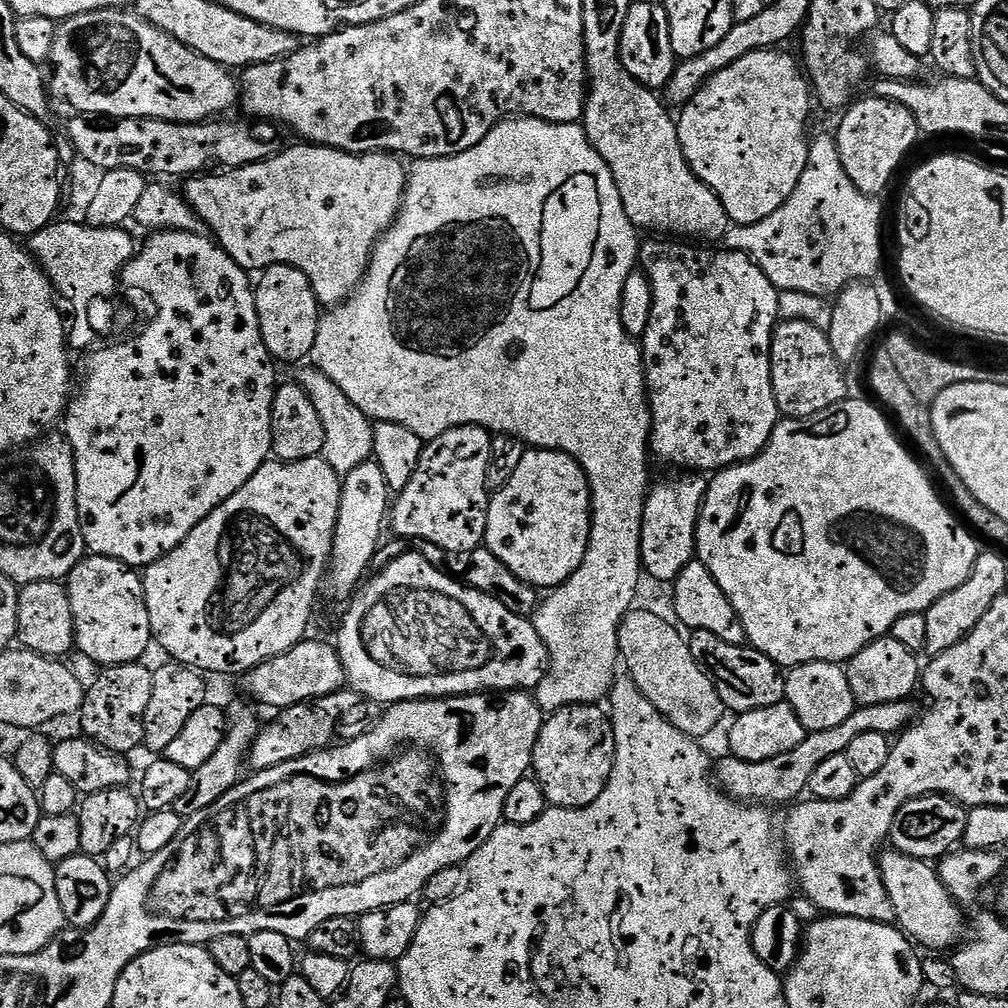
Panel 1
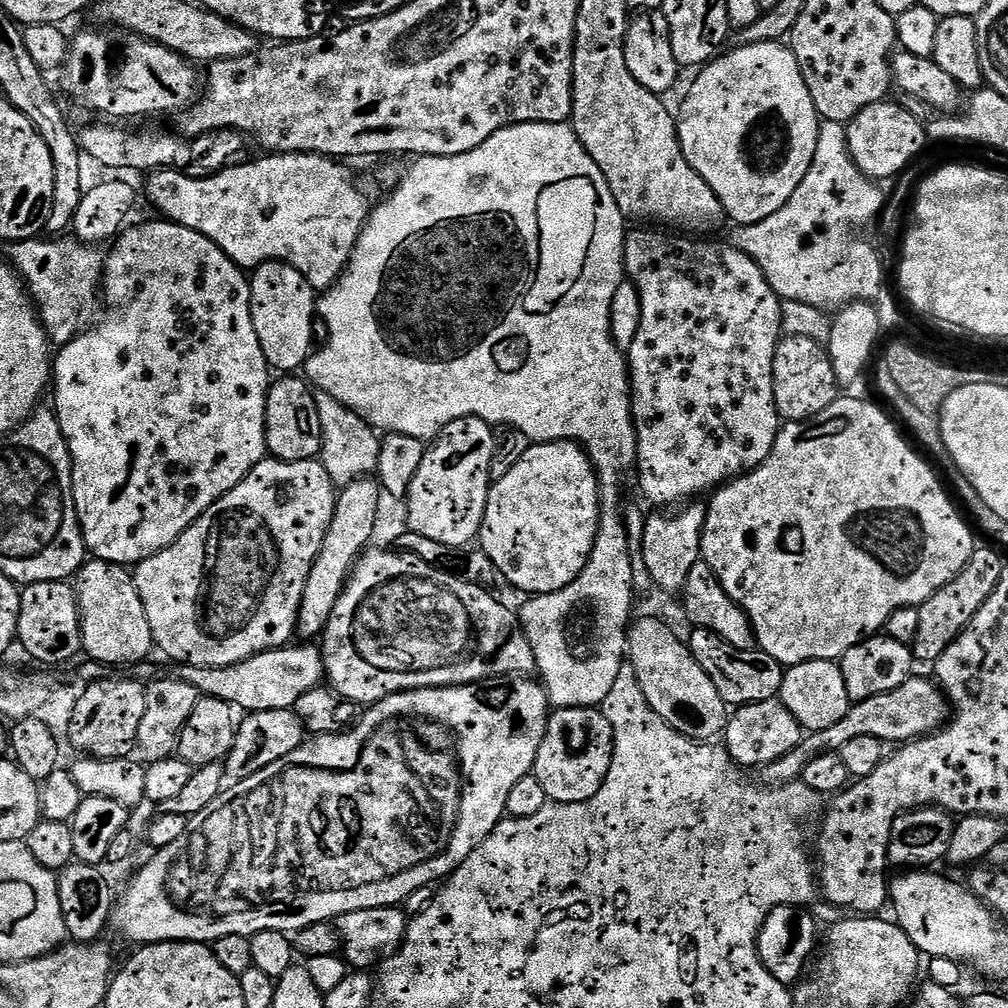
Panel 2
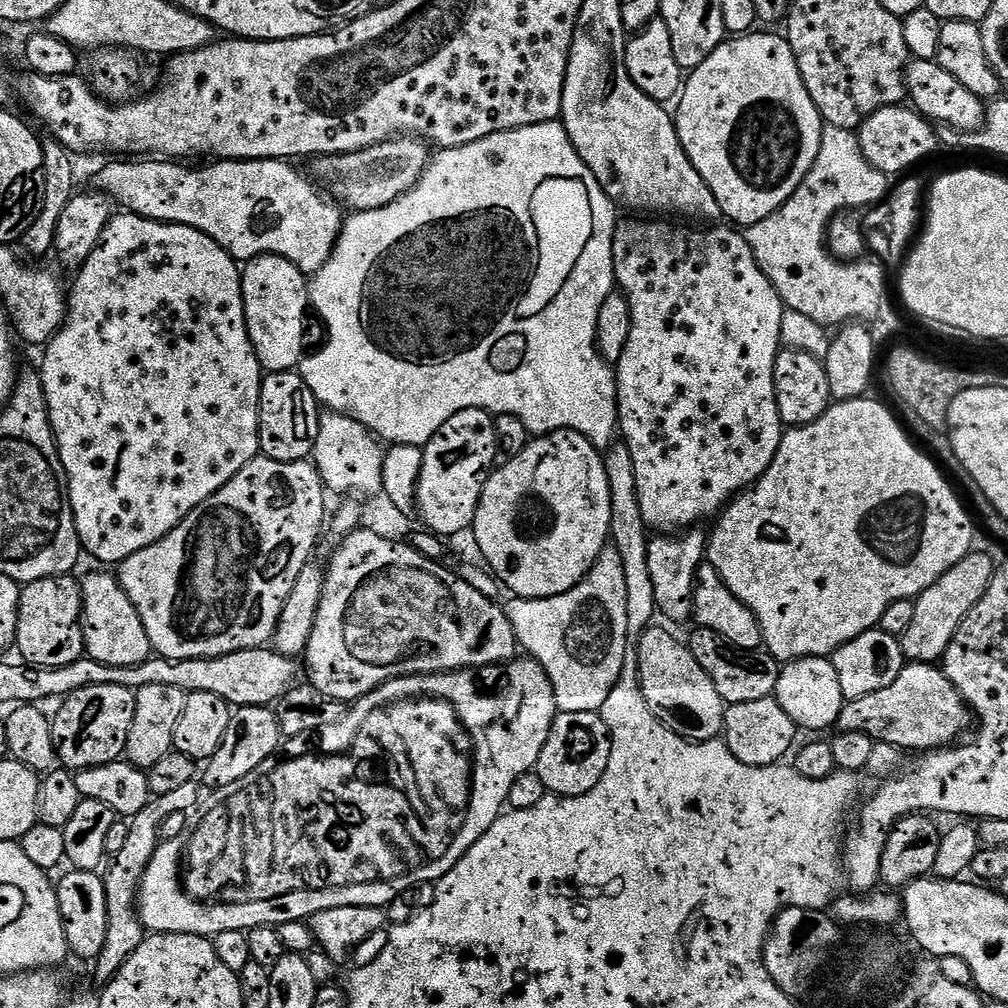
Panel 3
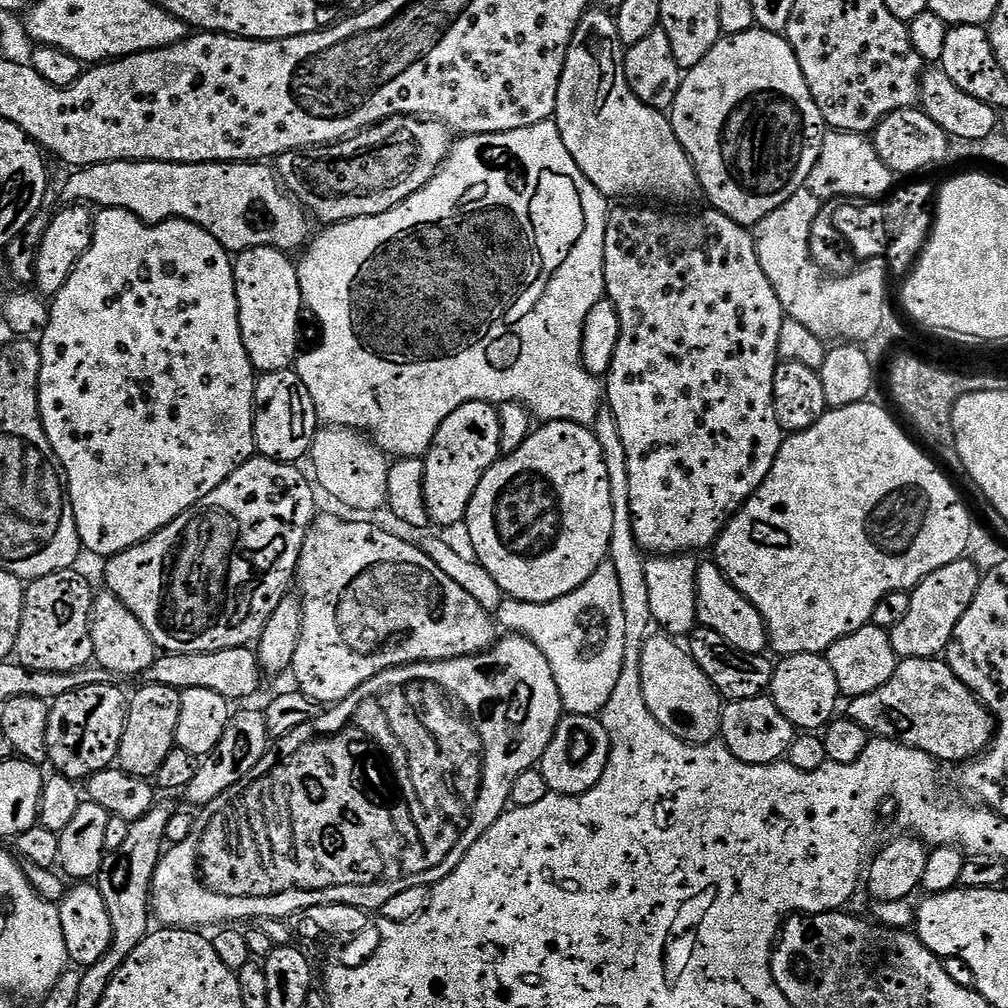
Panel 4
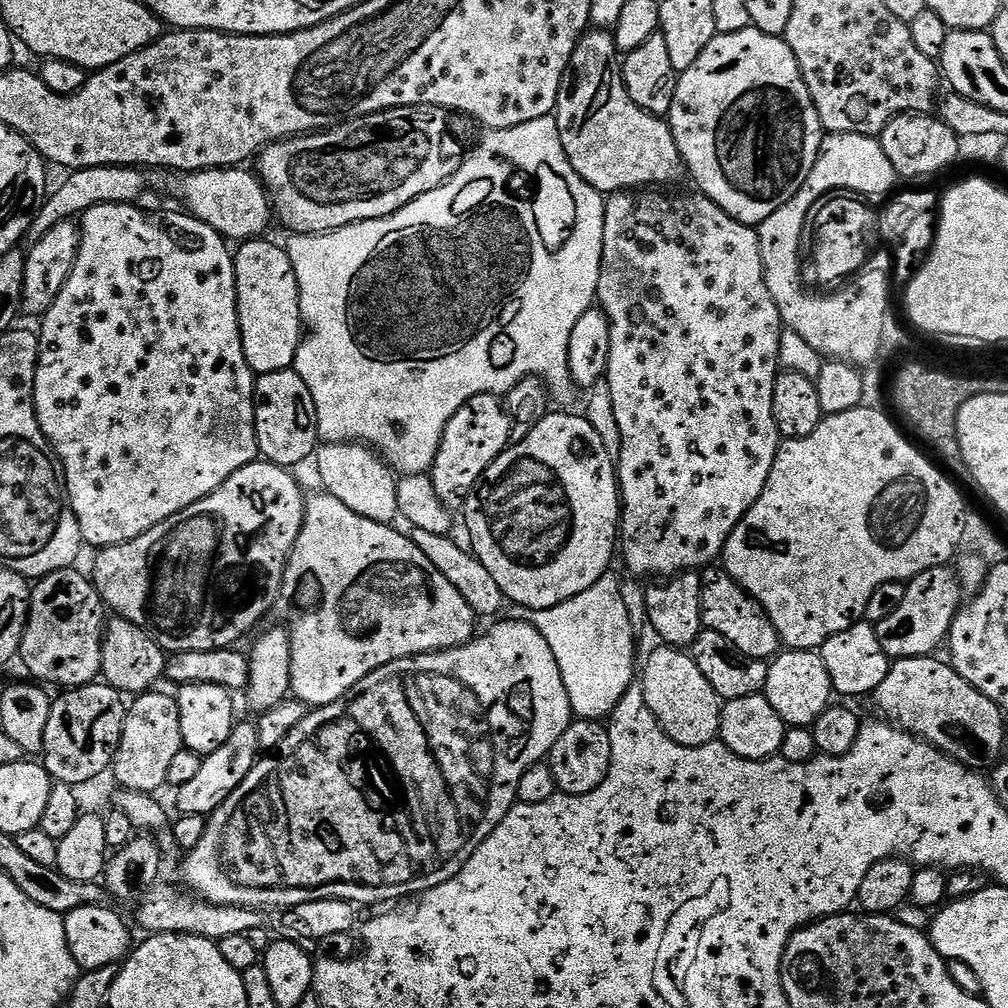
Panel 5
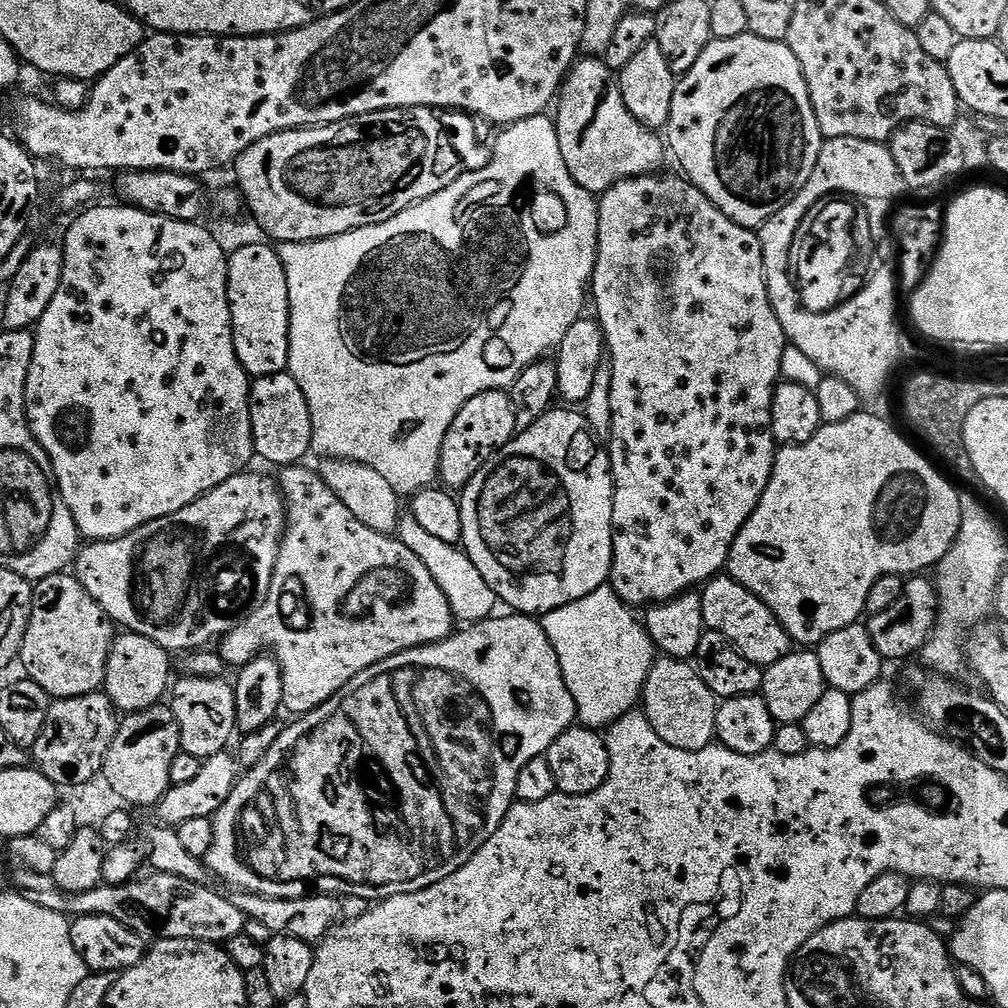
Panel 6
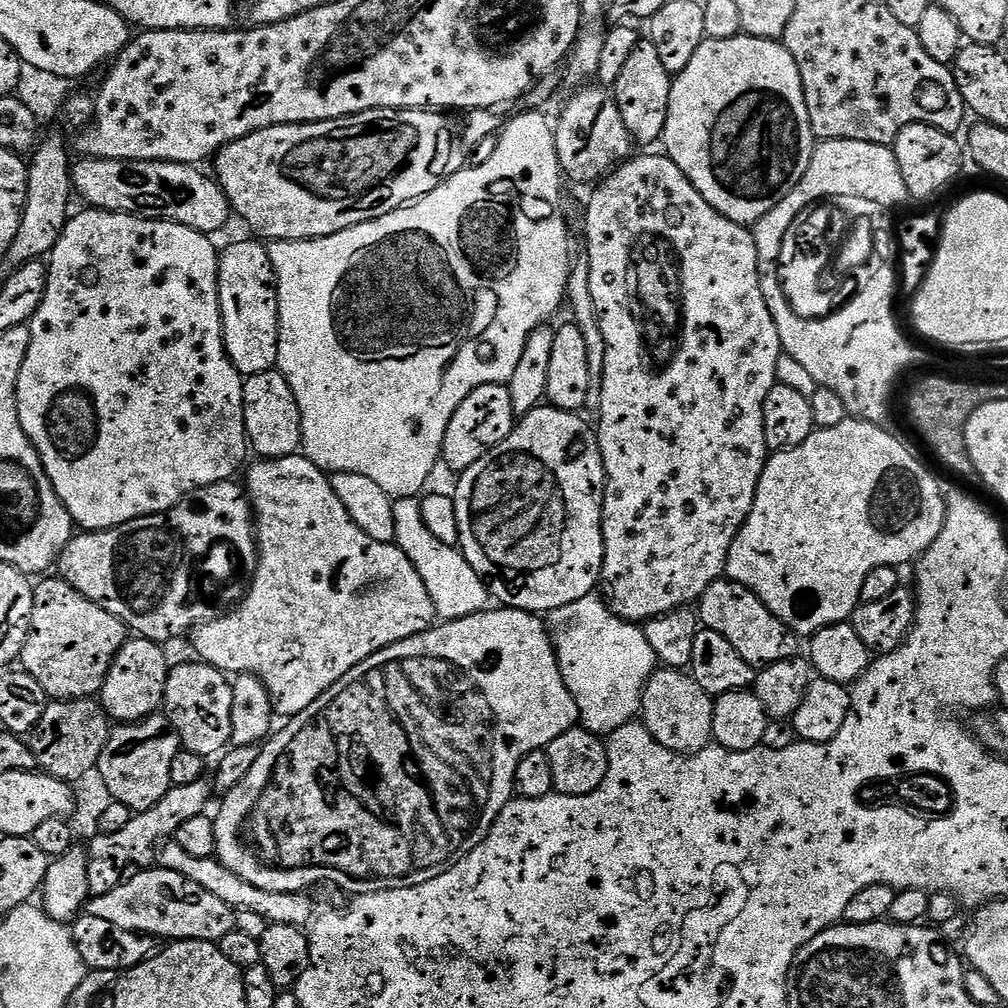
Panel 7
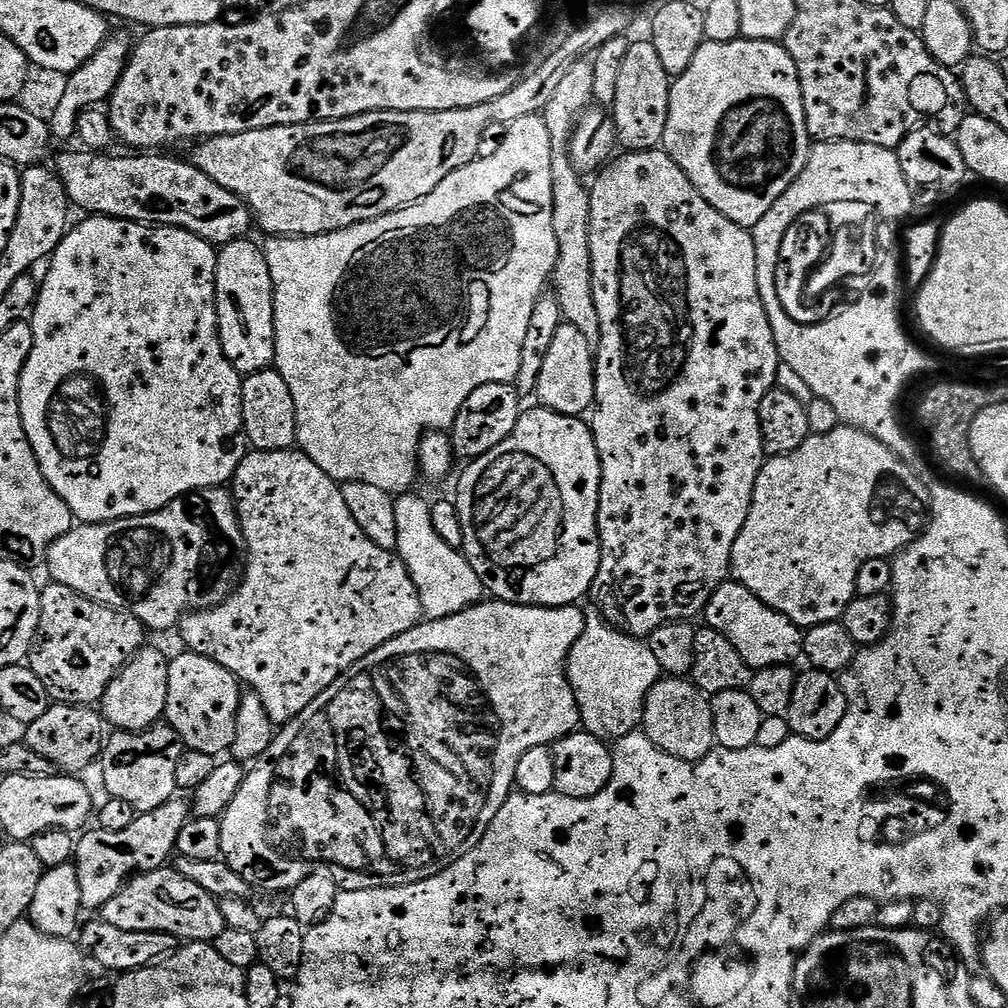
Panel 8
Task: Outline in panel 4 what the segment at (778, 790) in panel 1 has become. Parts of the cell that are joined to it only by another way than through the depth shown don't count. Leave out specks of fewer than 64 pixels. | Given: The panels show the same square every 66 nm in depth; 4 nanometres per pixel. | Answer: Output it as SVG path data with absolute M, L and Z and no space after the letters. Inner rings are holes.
M944 658L900 660L886 686L878 686L870 694L853 696L847 703L847 719L867 728L873 737L898 740L930 754L937 762L949 760L955 766L984 755L996 735L996 717L954 674Z

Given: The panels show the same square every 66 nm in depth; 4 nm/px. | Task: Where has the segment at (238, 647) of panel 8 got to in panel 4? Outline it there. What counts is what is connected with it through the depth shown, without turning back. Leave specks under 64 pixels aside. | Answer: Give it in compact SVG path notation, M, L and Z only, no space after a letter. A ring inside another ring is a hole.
M317 515L312 521L312 529L308 531L308 538L302 548L300 561L296 567L295 583L300 584L298 589L304 605L304 630L300 634L298 650L294 654L294 662L290 669L291 675L296 675L295 687L299 691L305 692L311 700L315 700L321 706L331 706L339 700L345 700L354 690L358 690L370 678L382 674L391 668L400 668L404 664L425 664L426 662L438 662L439 660L453 660L463 656L479 656L480 653L488 651L498 639L498 625L493 617L454 582L454 578L449 578L424 551L416 547L411 539L403 540L400 536L395 536L392 532L387 532L384 528L379 528L376 524L367 524L367 519L352 518L356 520L339 520L336 516Z

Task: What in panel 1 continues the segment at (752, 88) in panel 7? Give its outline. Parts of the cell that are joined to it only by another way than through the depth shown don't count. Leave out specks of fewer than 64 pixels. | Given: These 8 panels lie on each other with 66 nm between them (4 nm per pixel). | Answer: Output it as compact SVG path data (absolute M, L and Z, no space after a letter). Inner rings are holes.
M769 50L746 54L746 58L738 58L738 62L718 70L718 74L714 74L709 80L706 80L704 85L696 91L692 101L683 105L681 112L684 113L678 116L678 127L684 157L688 160L688 164L694 170L697 178L706 186L710 186L710 190L714 190L714 194L722 202L722 206L732 224L762 222L762 218L774 214L774 210L781 208L786 202L786 198L790 198L794 186L798 186L798 178L802 178L802 170L806 170L806 162L808 161L808 146L810 143L810 135L808 136L808 96L810 100L810 85L801 65L797 61L795 64L784 53L784 50Z

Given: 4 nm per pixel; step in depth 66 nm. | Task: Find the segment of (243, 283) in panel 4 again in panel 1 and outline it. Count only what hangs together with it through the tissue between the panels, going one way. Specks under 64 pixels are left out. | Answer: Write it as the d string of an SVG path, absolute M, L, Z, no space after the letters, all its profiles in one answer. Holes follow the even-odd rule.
M271 264L270 267L263 269L259 273L260 281L257 279L254 284L254 291L256 294L256 309L258 310L258 326L262 330L262 342L266 342L266 350L271 354L273 361L281 362L280 360L285 360L286 363L292 364L295 360L307 361L312 355L312 347L316 341L316 331L320 325L322 319L322 305L319 300L317 300L314 290L310 286L310 282L306 278L306 274L302 274L302 270L298 270L294 266L286 266L285 264Z

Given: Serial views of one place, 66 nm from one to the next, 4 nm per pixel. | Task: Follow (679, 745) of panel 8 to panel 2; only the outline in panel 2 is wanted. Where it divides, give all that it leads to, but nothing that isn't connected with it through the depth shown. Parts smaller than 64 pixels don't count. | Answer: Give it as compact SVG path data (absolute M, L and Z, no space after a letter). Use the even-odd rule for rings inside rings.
M644 616L641 620L633 619L628 630L626 660L630 665L630 672L632 668L631 675L635 679L637 688L642 690L642 694L646 694L648 705L667 724L674 726L674 730L678 730L684 736L689 736L691 740L701 742L715 741L723 733L724 727L728 725L729 705L725 704L722 694L718 694L714 682L710 682L710 674L706 674L706 670L702 670L702 666L698 666L687 643L676 637L675 630L666 621L659 620L656 616Z

